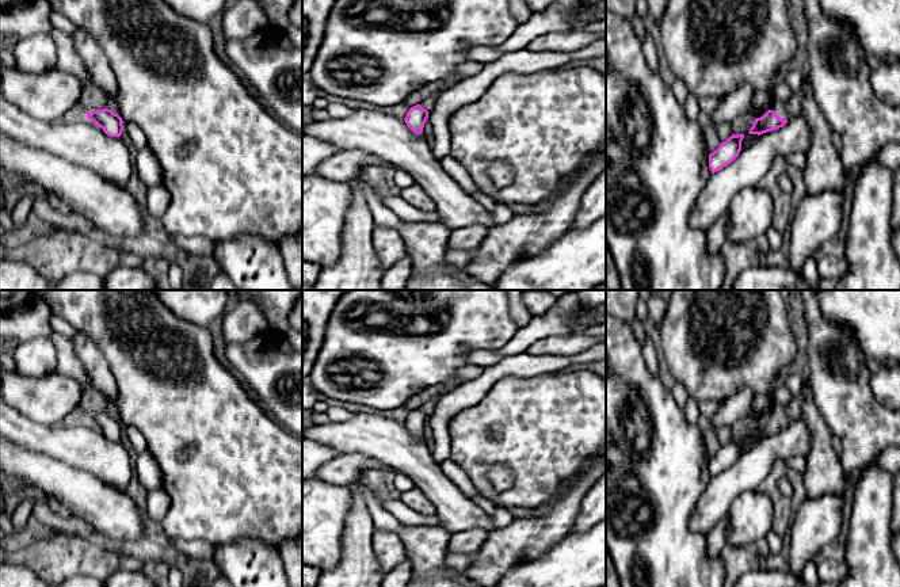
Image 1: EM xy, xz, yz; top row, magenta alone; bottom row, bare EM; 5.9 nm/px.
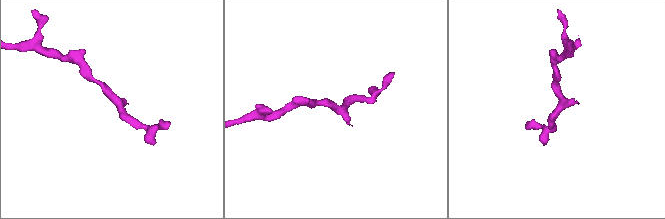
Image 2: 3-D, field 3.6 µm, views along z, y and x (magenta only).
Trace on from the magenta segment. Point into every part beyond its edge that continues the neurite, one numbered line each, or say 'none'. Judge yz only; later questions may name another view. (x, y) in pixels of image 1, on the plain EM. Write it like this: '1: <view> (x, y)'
1: yz (778, 411)

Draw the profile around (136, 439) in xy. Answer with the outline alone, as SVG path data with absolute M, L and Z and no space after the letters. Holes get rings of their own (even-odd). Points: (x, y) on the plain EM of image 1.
M127 426L125 434L136 454L141 454L146 450L146 439L138 428Z

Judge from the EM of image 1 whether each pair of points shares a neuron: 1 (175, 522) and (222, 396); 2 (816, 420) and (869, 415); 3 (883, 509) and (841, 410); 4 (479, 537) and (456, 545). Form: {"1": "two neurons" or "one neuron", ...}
{"1": "one neuron", "2": "two neurons", "3": "two neurons", "4": "one neuron"}

